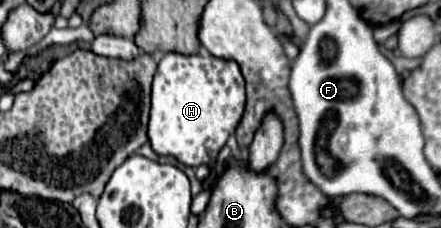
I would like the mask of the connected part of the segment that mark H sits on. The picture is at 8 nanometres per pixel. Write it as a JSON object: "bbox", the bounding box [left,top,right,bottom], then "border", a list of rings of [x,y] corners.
{"bbox":[149,54,245,166],"border":[[[177,54],[161,58],[153,78],[149,144],[159,156],[175,156],[185,166],[201,166],[215,160],[227,138],[235,132],[245,106],[245,80],[235,60],[211,54]]]}

